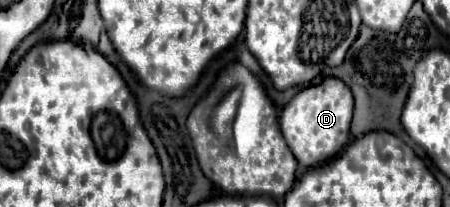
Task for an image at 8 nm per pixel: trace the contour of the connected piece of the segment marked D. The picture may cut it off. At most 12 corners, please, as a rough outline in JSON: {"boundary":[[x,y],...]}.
{"boundary":[[339,78],[301,90],[281,132],[301,166],[349,140],[353,94]]}

